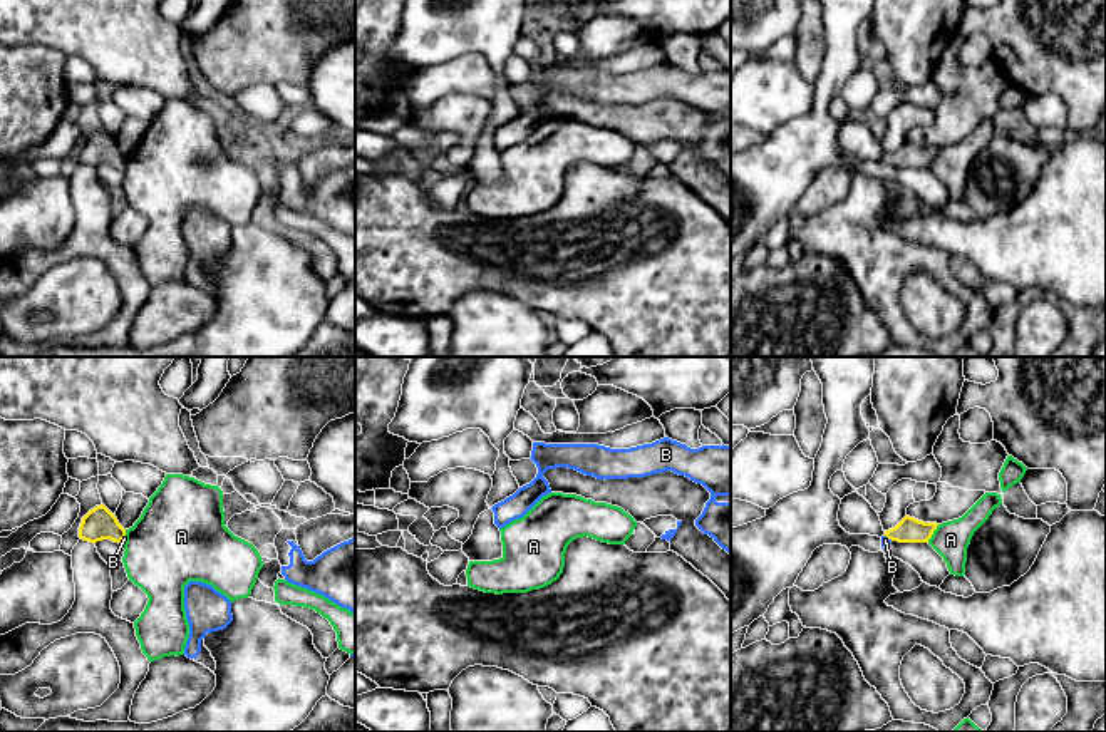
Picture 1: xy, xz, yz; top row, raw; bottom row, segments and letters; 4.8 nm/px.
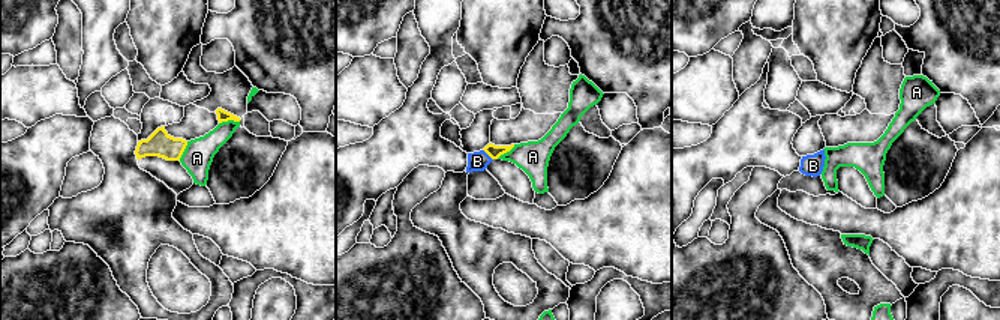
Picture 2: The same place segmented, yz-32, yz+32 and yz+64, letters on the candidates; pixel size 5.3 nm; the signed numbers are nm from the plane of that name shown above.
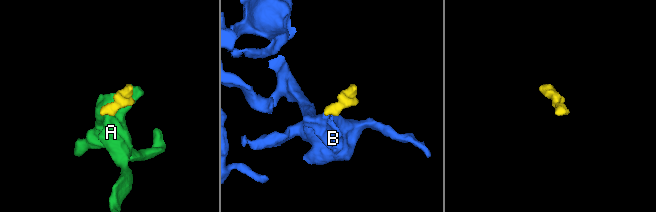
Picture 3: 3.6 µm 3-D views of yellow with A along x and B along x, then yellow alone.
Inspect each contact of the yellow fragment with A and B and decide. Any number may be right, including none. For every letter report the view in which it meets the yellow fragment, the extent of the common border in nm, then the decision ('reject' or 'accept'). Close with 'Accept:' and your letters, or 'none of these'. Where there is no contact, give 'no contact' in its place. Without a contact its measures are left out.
A: yz | 110 nm | reject
B: yz | 50 nm | accept
Accept: B

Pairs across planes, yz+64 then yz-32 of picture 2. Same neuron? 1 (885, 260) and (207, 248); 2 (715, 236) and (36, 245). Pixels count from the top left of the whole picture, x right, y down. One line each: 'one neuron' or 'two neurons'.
1: one neuron
2: one neuron

